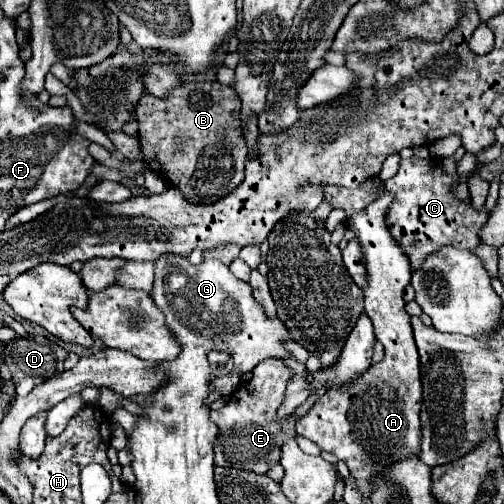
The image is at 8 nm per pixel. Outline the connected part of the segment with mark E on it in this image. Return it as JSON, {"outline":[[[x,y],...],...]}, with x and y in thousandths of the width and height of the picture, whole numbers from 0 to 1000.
{"outline":[[[524,714],[504,730],[500,750],[472,766],[444,810],[417,817],[417,833],[433,845],[433,865],[425,873],[425,925],[528,940],[556,917],[563,877],[583,865],[579,837],[552,837],[552,810],[563,798],[567,762],[579,746],[583,734],[560,714]]]}

